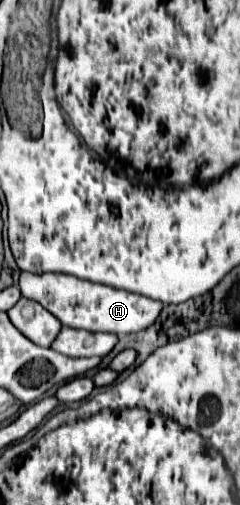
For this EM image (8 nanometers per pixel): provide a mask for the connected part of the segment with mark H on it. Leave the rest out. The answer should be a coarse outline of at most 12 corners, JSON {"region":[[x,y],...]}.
{"region":[[22,273],[20,291],[62,325],[138,333],[162,301],[64,273]]}

